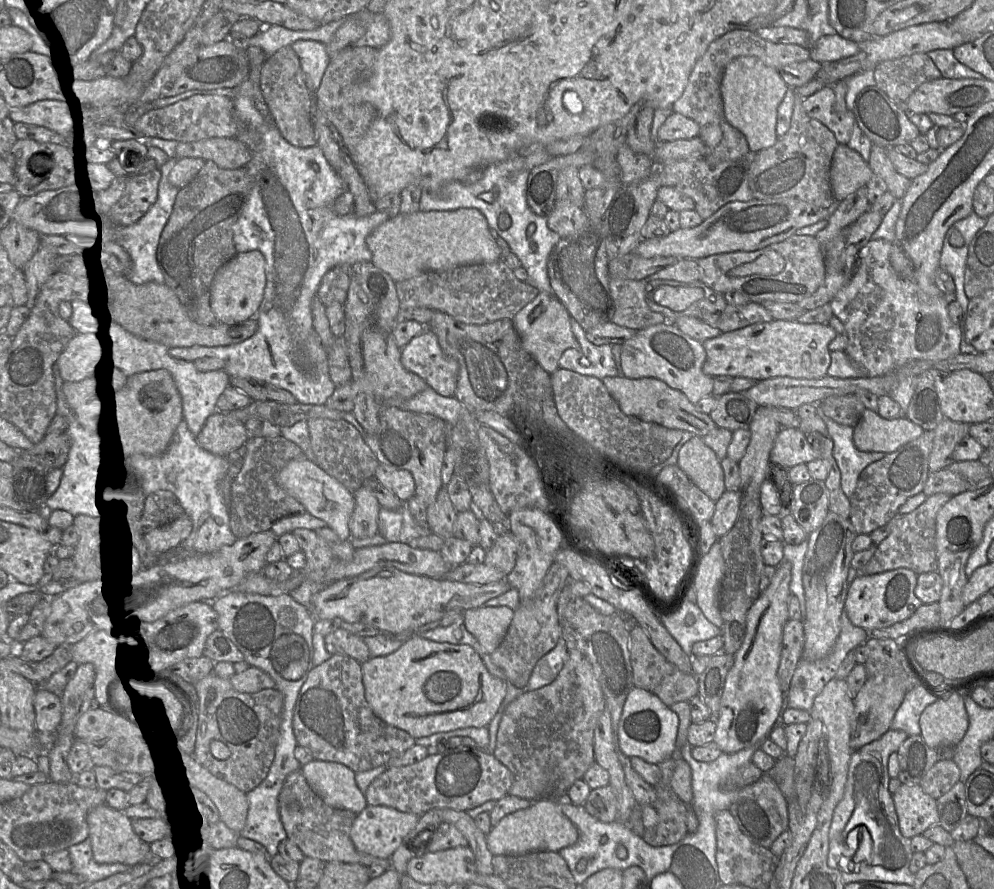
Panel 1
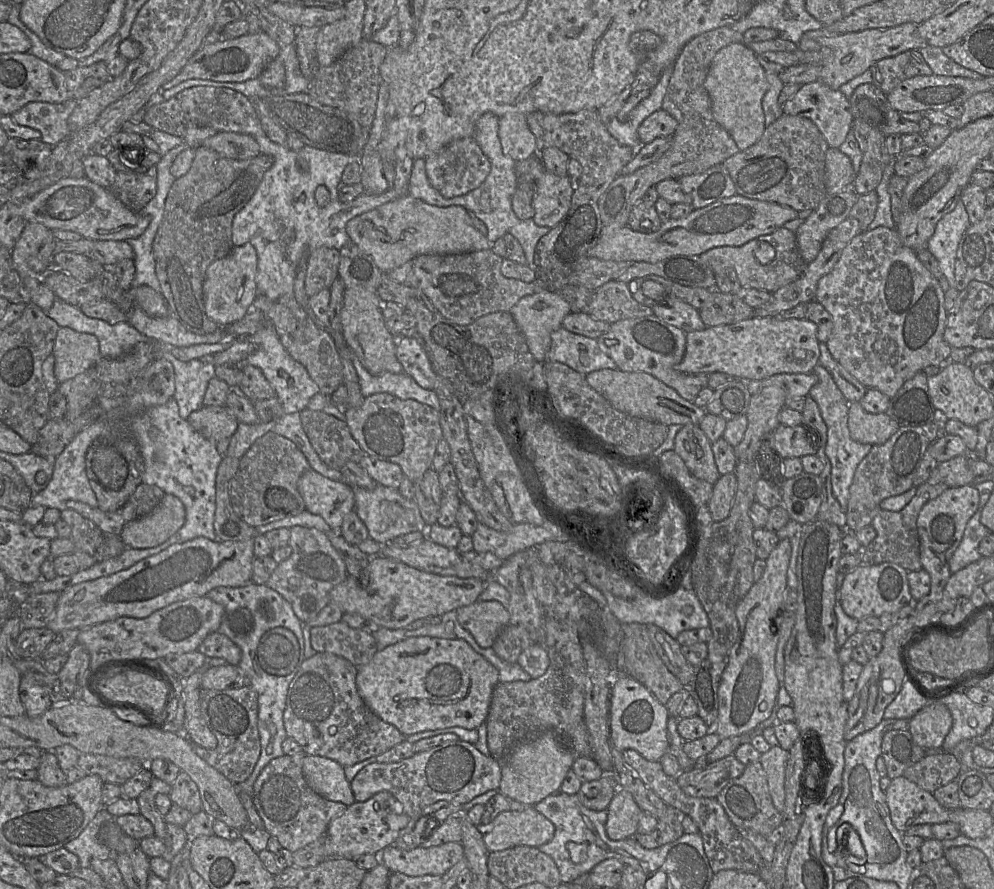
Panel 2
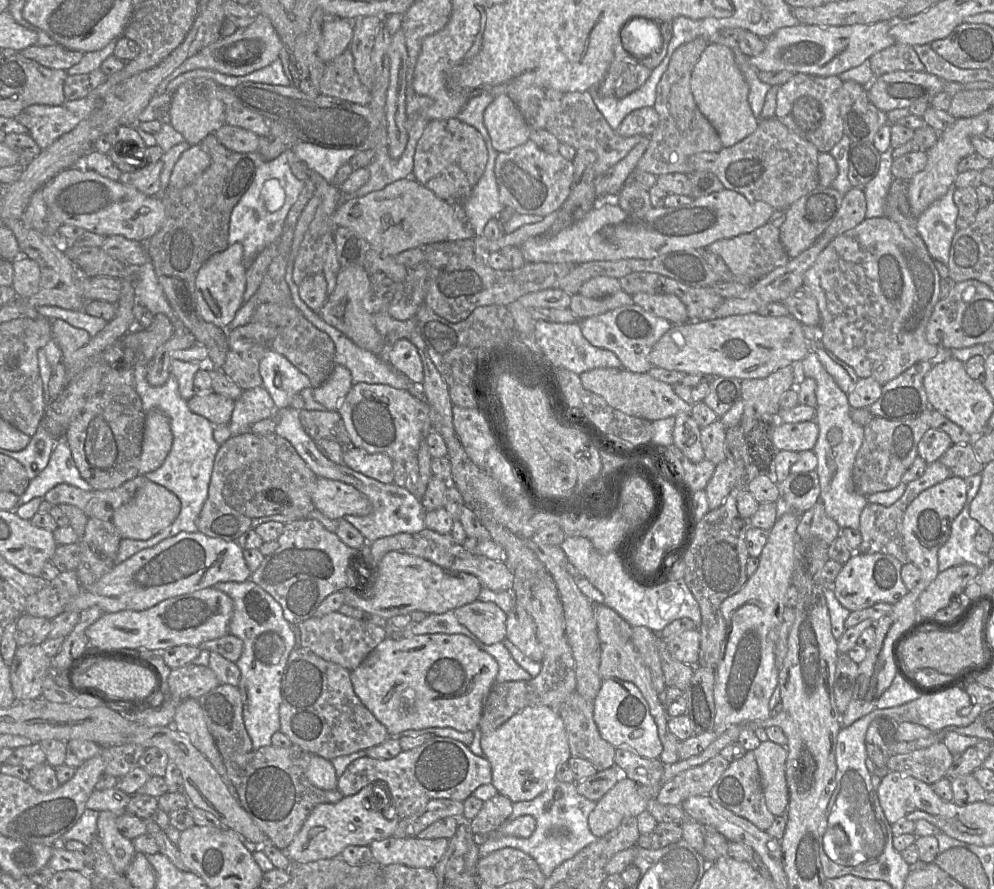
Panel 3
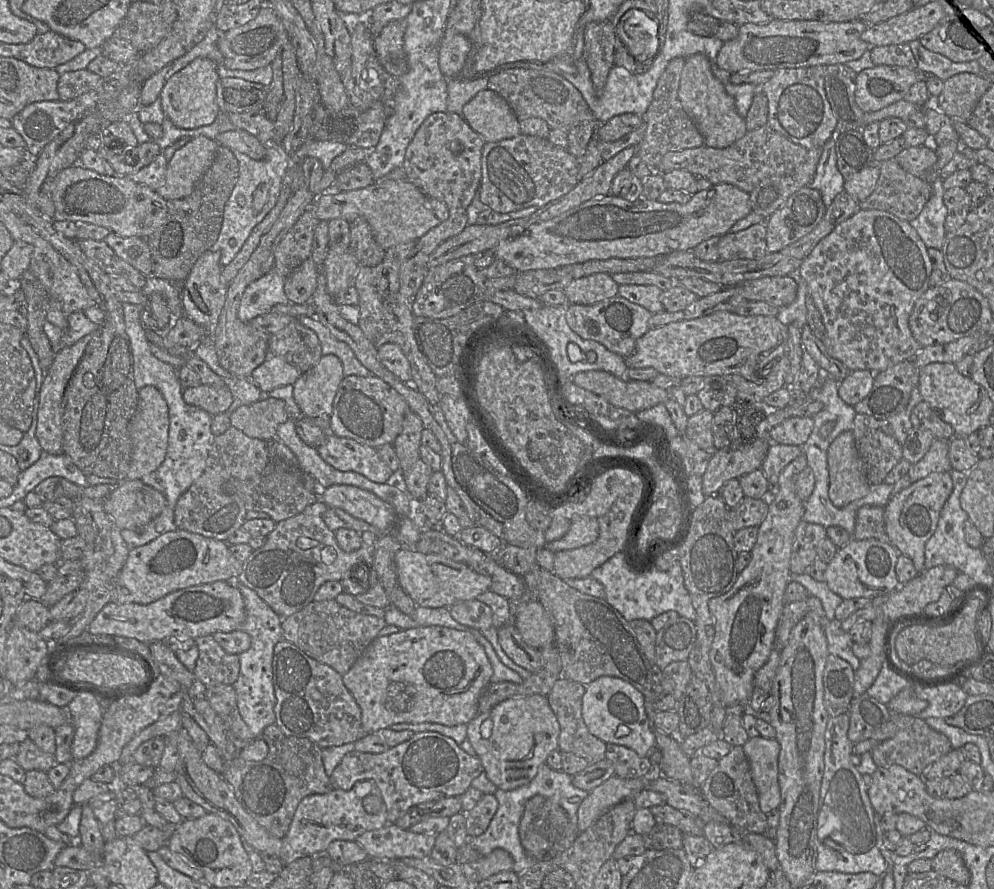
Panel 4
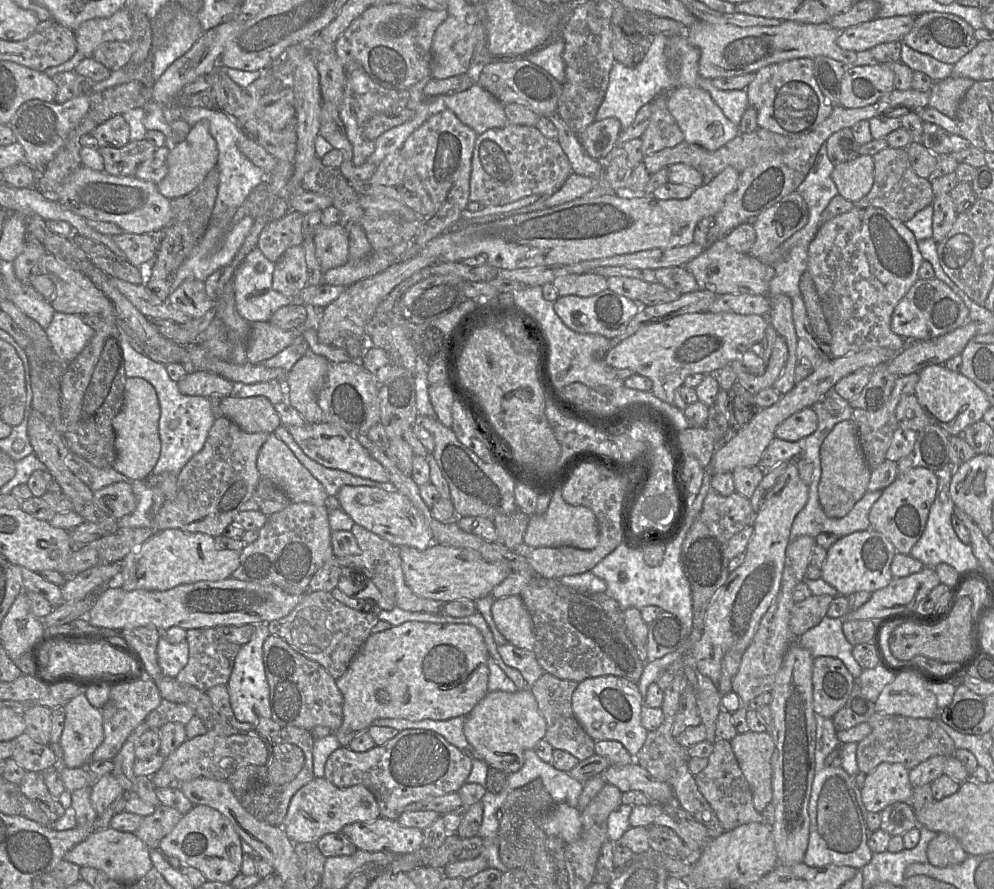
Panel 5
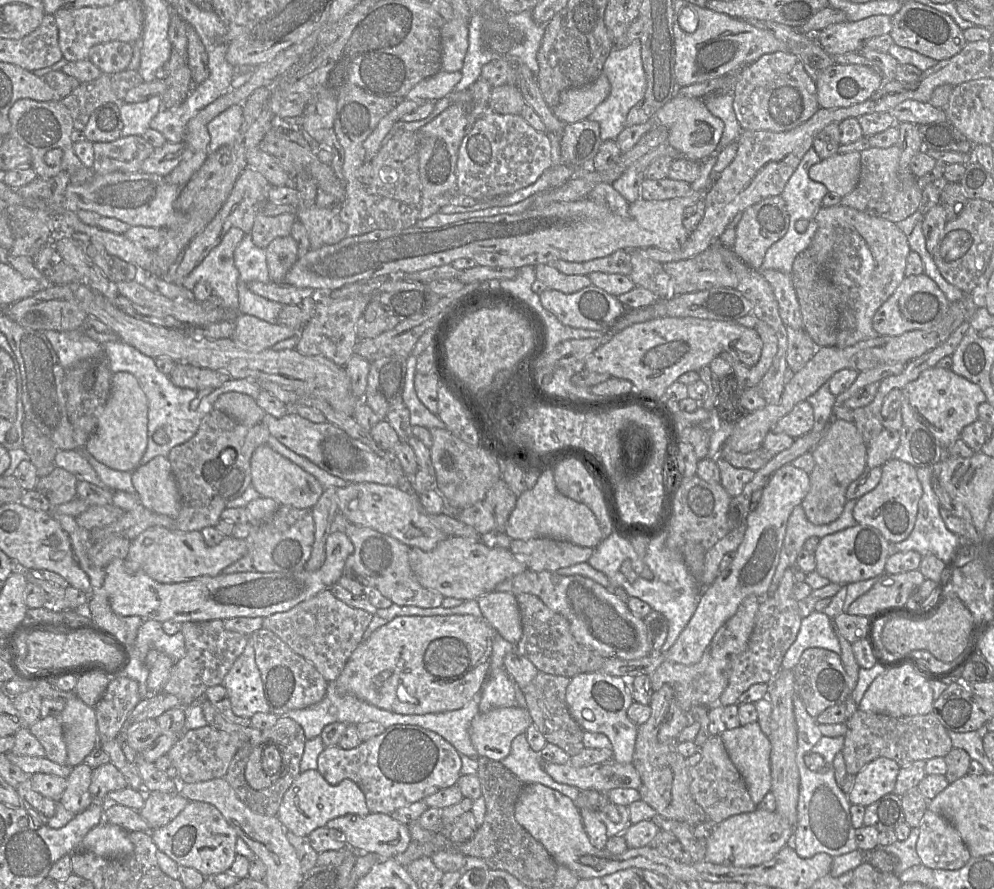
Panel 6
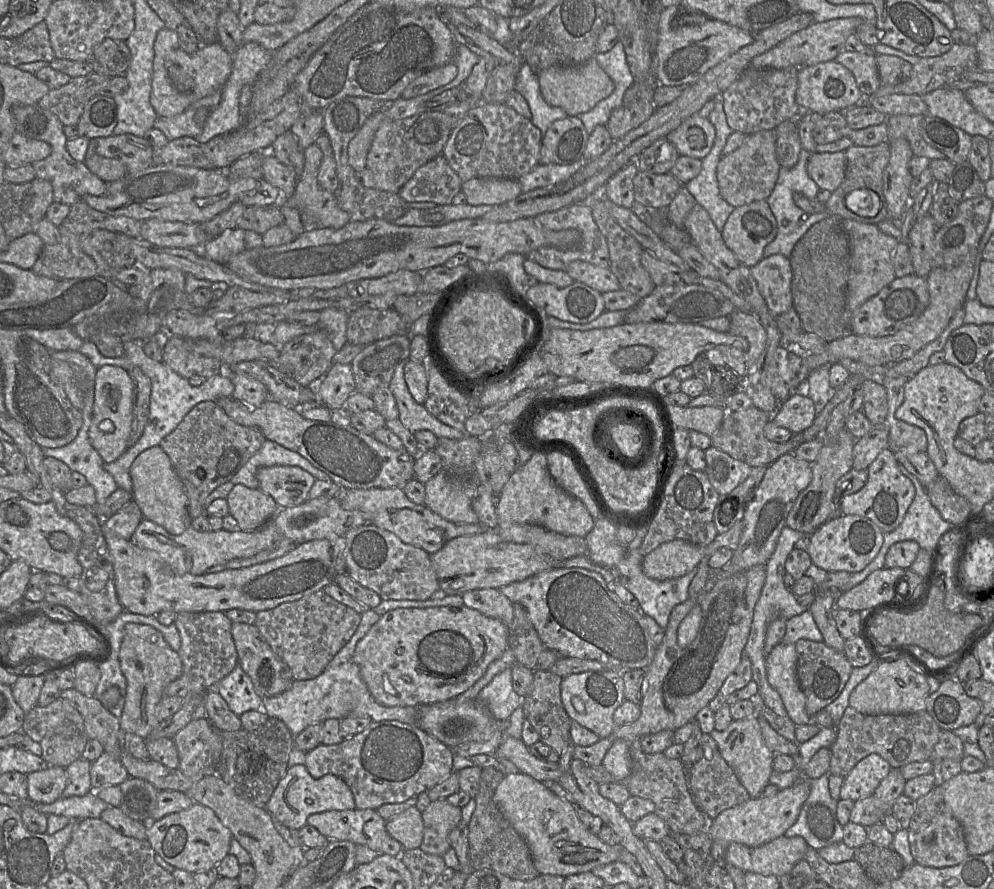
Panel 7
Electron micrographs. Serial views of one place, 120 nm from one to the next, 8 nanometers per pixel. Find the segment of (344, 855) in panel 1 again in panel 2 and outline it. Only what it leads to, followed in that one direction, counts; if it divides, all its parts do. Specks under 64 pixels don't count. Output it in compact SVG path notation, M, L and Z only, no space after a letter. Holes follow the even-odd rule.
M302 752L273 758L261 771L252 791L254 807L265 829L292 853L323 838L329 823L348 807L320 796L309 787L302 772L306 755Z

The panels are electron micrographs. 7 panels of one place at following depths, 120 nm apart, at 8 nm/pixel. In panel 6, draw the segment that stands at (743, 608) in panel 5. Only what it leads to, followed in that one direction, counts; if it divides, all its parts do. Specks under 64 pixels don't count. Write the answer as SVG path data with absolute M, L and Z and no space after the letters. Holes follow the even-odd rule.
M788 463L780 467L762 491L759 505L747 517L744 538L736 550L731 565L701 593L697 608L685 629L666 653L652 652L636 660L607 659L599 672L633 679L639 675L650 676L664 661L683 665L698 663L719 628L735 615L749 596L760 599L769 595L769 589L779 563L788 519L796 506L801 505L810 490L810 475Z

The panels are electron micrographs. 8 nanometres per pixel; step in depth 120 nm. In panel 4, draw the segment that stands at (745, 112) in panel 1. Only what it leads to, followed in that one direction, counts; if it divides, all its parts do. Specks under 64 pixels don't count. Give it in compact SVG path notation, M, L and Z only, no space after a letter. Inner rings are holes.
M697 53L687 58L681 72L678 98L702 134L705 146L726 148L747 134L745 119L737 113L733 97L713 74L711 62L705 54Z

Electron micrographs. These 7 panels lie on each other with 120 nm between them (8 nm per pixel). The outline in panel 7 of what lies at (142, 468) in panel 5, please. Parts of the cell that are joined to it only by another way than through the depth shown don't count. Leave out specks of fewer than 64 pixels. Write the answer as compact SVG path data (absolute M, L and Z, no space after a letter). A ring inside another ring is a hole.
M103 365L97 368L94 386L94 407L89 430L91 445L105 463L114 462L130 447L133 421L134 382L122 367Z

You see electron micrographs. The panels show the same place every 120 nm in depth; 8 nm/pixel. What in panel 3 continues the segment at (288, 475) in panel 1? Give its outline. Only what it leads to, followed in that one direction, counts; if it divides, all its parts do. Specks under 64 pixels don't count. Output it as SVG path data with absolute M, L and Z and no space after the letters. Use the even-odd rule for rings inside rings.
M317 478L312 492L317 510L326 517L341 520L346 515L365 516L371 513L369 499L350 484L328 478Z

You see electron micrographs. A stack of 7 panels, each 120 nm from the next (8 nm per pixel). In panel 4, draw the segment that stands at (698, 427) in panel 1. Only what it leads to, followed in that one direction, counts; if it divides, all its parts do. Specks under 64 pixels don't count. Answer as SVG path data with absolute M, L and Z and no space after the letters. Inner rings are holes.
M602 370L580 372L575 375L573 382L601 396L610 404L633 413L659 403L664 404L672 397L667 390L654 386L650 381L623 381Z

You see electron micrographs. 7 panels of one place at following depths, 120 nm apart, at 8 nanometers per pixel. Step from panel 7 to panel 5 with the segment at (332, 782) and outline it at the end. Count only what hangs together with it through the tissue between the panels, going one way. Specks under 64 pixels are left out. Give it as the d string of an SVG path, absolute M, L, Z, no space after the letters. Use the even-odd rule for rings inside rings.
M315 777L291 798L282 827L293 843L317 843L328 833L341 832L350 823L372 821L380 816L374 795L363 785L339 789L325 777ZM368 802L368 807L363 806Z

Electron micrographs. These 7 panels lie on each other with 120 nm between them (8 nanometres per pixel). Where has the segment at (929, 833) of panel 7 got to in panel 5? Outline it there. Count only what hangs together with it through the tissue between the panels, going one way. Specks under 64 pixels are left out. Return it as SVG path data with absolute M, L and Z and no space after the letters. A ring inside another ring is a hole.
M937 833L928 843L927 857L931 865L942 868L962 863L968 854L955 837Z

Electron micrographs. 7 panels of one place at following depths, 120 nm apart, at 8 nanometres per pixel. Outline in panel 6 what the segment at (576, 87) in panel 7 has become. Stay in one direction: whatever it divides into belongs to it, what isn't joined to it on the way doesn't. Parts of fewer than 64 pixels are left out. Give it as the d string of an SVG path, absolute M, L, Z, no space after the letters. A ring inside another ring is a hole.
M602 72L590 84L564 90L560 94L558 105L551 109L564 124L585 120L609 96L610 89L610 82Z

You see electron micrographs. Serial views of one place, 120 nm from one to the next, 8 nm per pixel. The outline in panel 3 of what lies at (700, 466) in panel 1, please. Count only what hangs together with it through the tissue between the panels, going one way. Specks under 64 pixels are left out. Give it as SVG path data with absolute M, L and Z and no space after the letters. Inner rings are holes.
M687 413L675 416L673 444L692 462L698 463L705 459L701 444L700 427Z

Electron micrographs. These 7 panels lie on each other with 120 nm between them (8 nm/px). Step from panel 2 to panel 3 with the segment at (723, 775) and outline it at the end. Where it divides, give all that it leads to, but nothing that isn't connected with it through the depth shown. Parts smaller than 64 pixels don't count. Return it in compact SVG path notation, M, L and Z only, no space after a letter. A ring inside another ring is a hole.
M717 755L664 782L655 798L661 804L681 806L691 796L707 796L729 764L724 757Z

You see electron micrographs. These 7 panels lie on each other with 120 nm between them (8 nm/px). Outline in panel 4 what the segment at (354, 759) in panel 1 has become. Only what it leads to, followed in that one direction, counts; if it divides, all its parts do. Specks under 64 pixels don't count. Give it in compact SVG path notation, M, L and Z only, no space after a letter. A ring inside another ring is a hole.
M282 639L274 647L272 678L276 703L274 707L276 725L286 736L307 738L321 749L354 743L367 733L362 728L361 709L343 683L343 677L330 666L323 664Z

